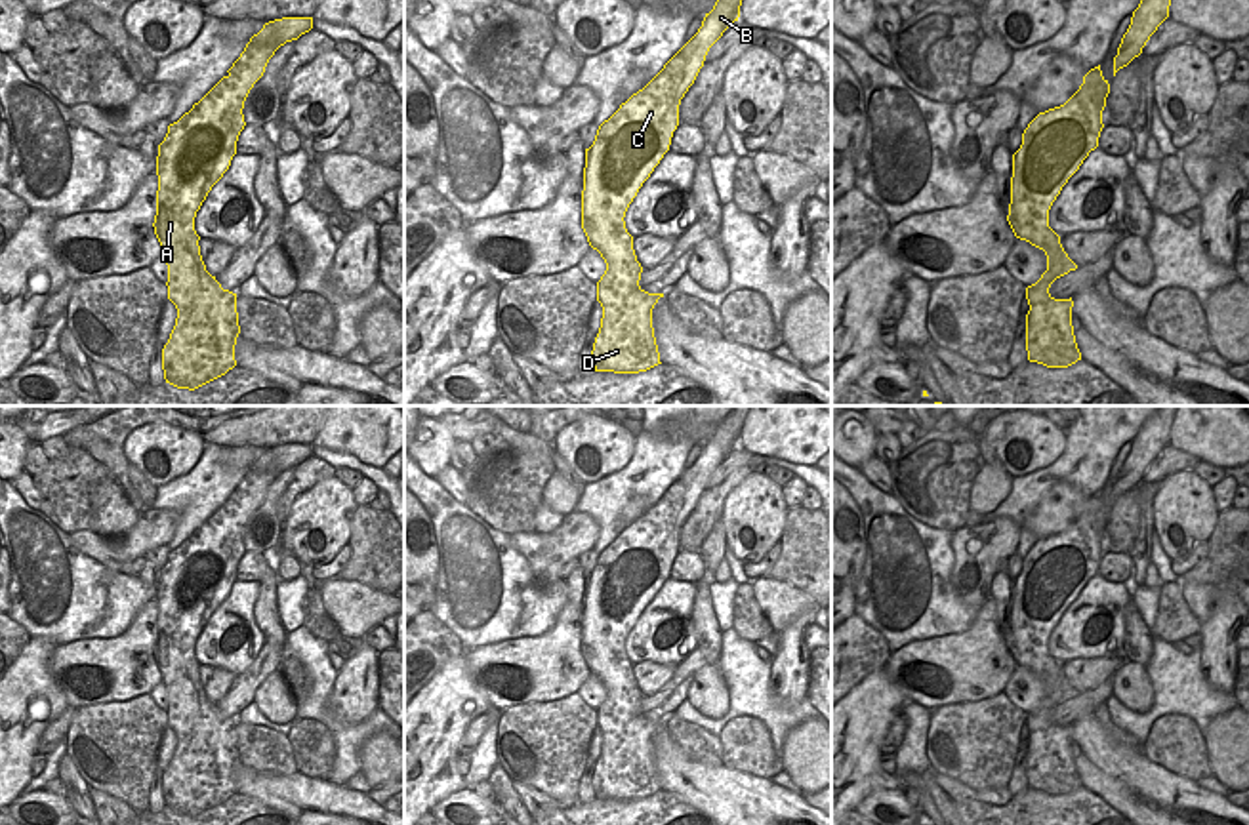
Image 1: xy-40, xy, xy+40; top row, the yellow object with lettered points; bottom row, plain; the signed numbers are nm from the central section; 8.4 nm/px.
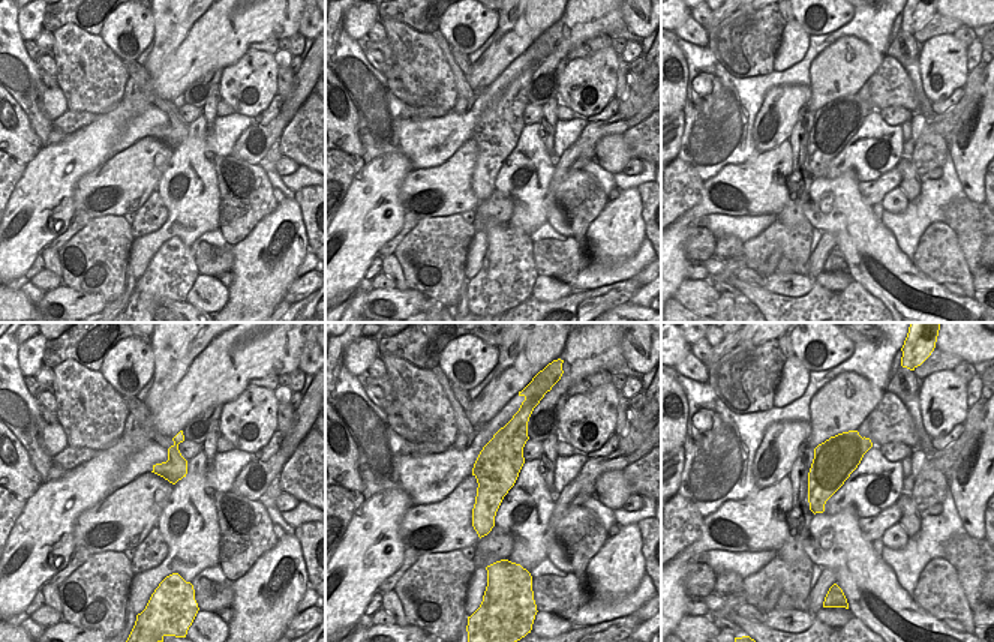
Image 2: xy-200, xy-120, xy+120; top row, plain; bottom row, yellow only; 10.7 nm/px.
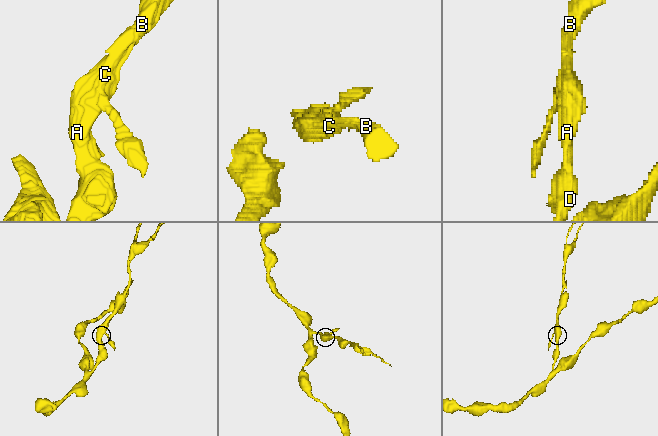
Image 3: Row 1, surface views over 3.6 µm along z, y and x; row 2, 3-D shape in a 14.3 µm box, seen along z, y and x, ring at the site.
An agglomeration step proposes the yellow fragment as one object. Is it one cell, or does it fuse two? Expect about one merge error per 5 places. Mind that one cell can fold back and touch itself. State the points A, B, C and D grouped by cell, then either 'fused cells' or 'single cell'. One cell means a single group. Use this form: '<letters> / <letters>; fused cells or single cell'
A B C D; single cell

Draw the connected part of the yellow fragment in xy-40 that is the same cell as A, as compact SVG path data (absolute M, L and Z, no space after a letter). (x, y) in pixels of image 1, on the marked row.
M282 17L263 25L250 38L240 57L198 103L177 122L168 126L156 156L156 215L154 234L162 246L168 265L168 299L177 309L175 326L162 349L162 370L166 383L195 391L236 366L235 345L240 333L236 293L223 290L206 271L195 231L195 217L212 187L229 170L236 154L236 141L244 130L244 101L254 84L263 76L269 59L286 42L297 40L313 29L313 17Z

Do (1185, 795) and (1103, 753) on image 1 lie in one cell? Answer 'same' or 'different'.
same

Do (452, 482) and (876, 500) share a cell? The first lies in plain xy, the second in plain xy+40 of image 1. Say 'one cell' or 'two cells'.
two cells

